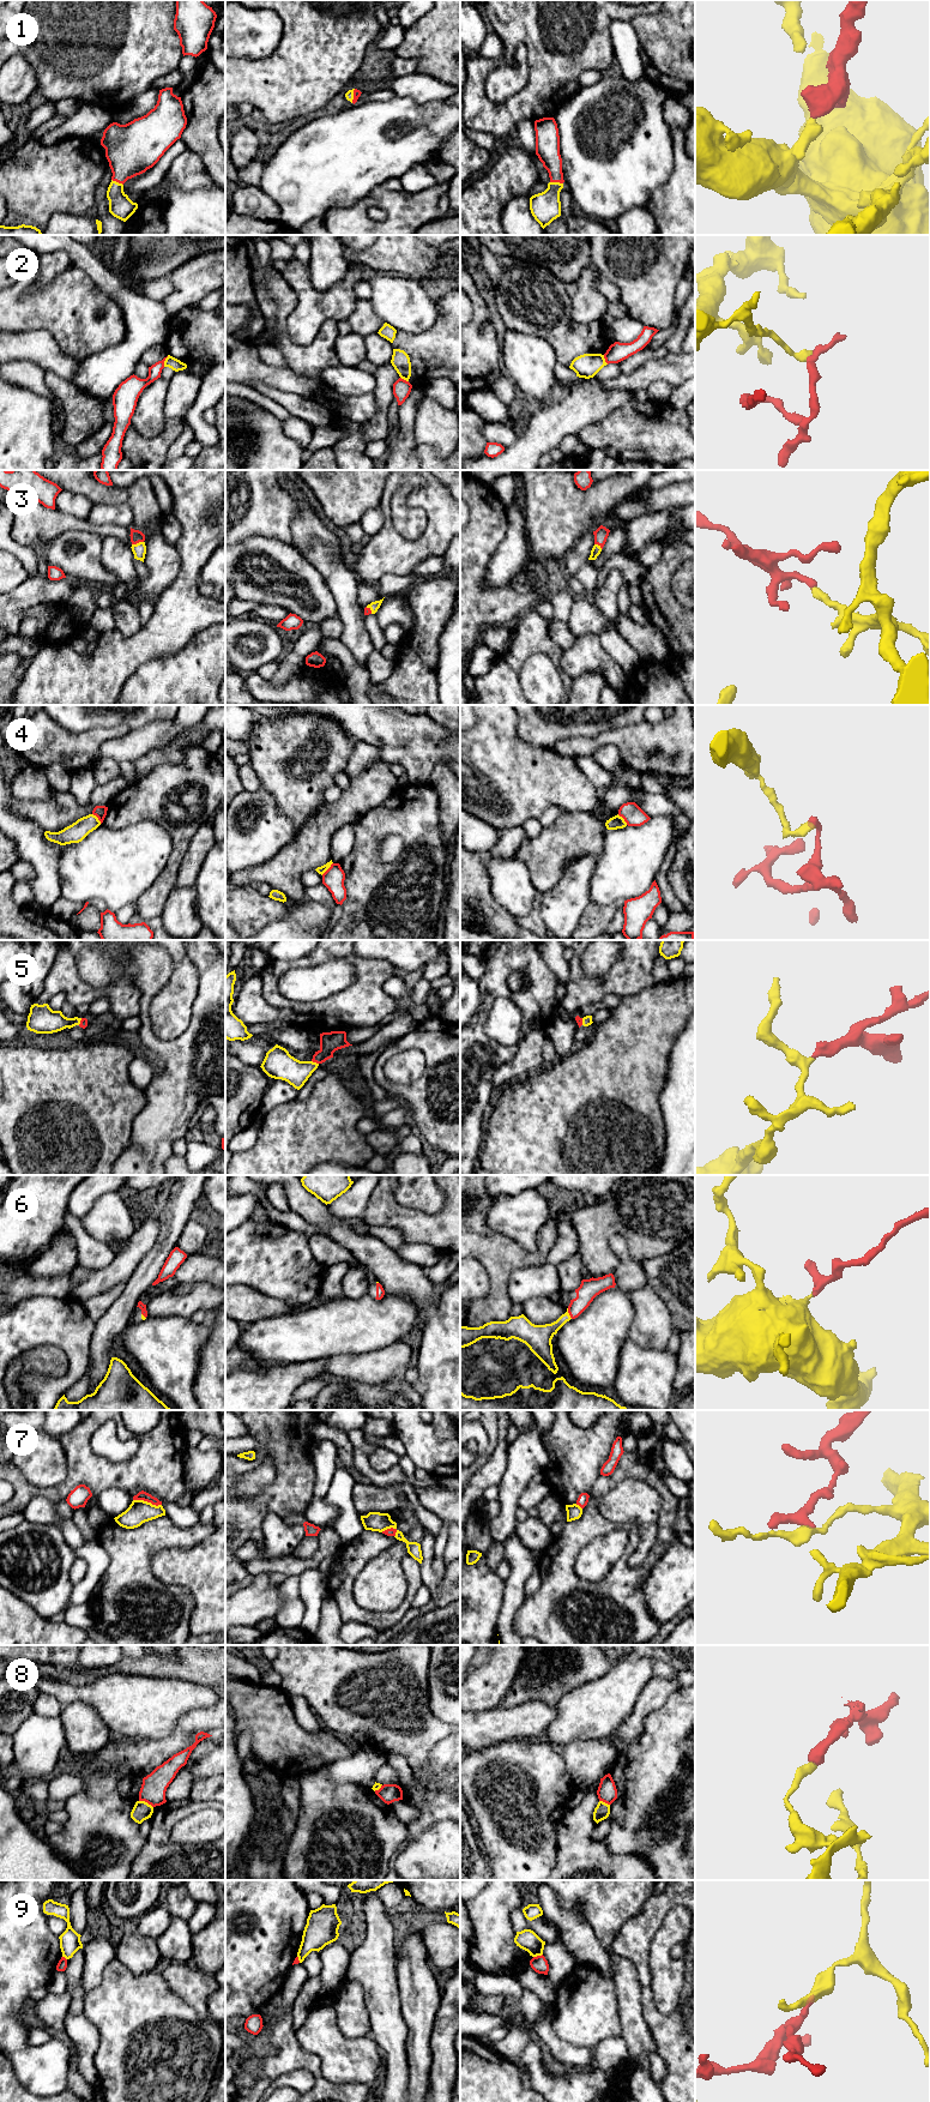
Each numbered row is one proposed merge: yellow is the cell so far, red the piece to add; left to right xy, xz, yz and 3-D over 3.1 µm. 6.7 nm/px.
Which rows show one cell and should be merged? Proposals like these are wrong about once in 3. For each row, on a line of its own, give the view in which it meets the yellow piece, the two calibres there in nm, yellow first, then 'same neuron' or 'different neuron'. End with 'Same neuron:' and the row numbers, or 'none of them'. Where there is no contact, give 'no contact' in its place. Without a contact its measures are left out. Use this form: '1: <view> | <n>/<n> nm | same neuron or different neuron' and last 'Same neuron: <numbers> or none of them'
1: yz | 200/160 nm | same neuron
2: xy | 80/120 nm | different neuron
3: xy | 90/90 nm | same neuron
4: xz | 50/150 nm | different neuron
5: xz | 200/140 nm | same neuron
6: yz | 160/140 nm | same neuron
7: xy | 160/60 nm | different neuron
8: xy | 130/170 nm | different neuron
9: yz | 140/110 nm | different neuron
Same neuron: 1, 3, 5, 6

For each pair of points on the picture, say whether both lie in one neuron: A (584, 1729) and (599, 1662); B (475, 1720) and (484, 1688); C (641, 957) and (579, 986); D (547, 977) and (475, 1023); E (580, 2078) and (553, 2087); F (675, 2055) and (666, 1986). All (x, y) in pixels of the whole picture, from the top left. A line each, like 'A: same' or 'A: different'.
A: different
B: different
C: same
D: same
E: same
F: different

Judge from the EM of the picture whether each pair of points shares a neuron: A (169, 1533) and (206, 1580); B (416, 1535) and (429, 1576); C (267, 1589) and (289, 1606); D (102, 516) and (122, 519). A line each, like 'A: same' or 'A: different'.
A: different
B: different
C: different
D: same

